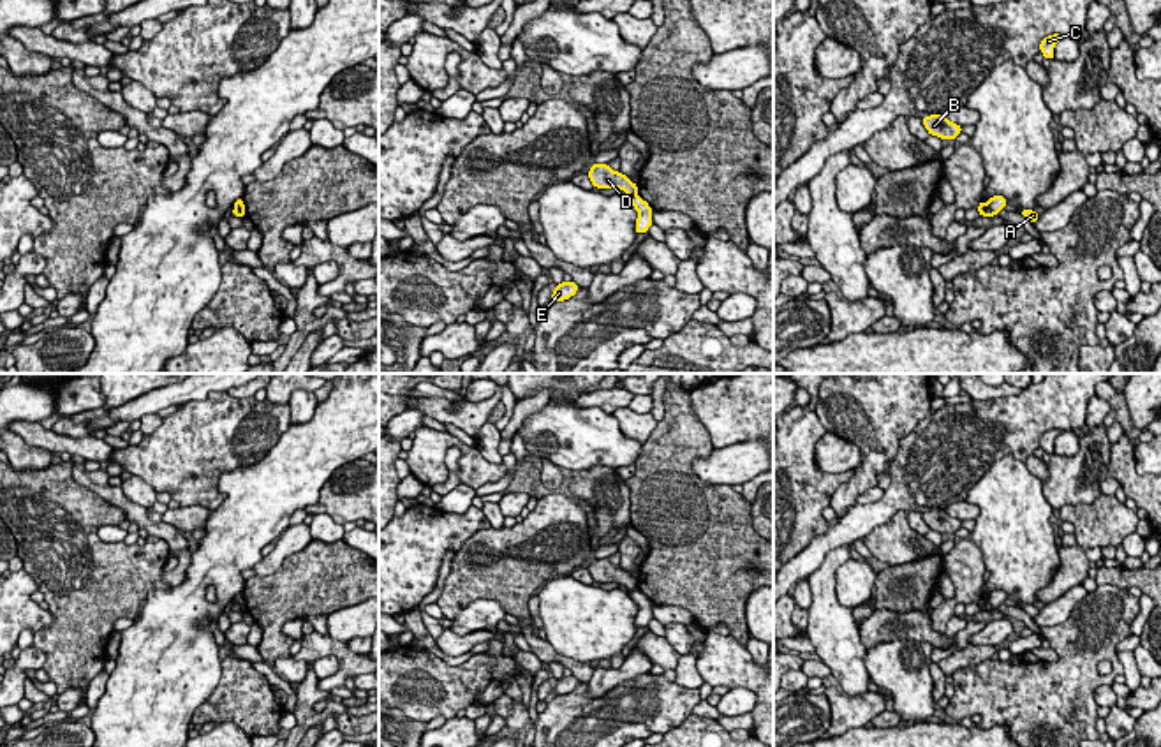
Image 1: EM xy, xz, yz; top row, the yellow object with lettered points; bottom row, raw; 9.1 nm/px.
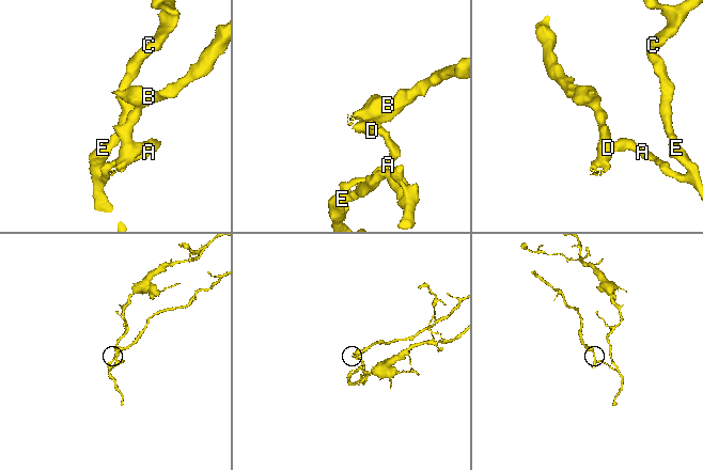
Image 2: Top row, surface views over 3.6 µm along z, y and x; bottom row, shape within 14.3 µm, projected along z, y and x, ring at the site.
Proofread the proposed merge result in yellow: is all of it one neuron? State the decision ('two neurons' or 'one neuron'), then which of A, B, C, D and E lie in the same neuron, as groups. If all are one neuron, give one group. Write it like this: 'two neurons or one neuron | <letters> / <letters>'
two neurons | A C E / B D

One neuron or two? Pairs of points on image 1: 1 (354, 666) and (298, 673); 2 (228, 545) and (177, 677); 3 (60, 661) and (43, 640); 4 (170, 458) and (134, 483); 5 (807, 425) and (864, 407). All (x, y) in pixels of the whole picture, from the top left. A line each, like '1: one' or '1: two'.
1: two
2: one
3: one
4: two
5: two

